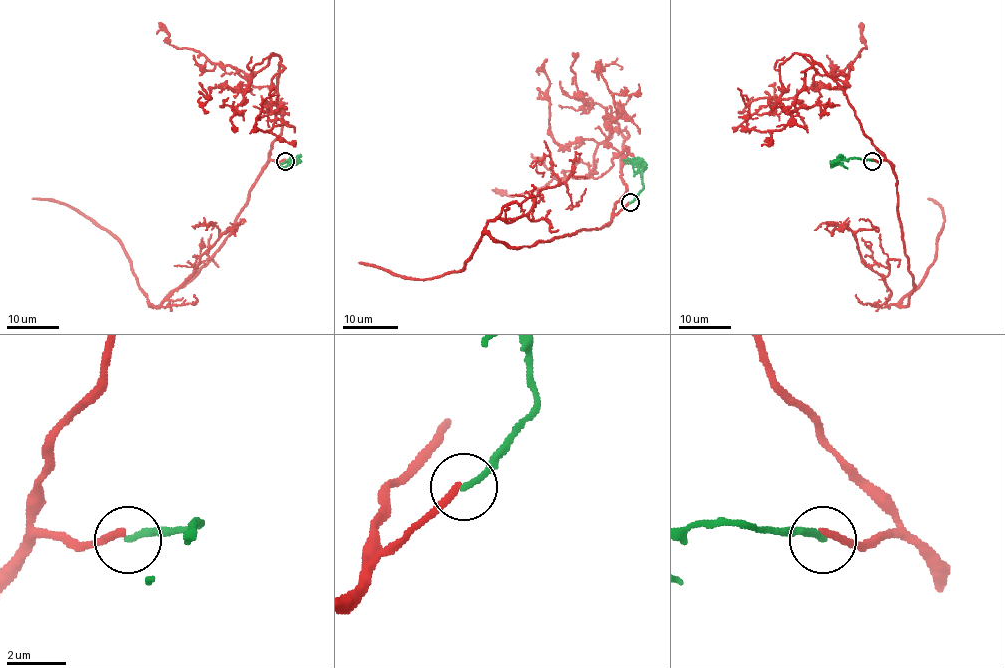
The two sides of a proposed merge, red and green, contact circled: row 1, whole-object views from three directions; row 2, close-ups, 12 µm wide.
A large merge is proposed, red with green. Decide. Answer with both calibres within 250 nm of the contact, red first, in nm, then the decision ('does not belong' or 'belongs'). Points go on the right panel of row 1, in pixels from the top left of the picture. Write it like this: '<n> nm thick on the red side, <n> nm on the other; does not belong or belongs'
260 nm thick on the red side, 200 nm on the other; does not belong

